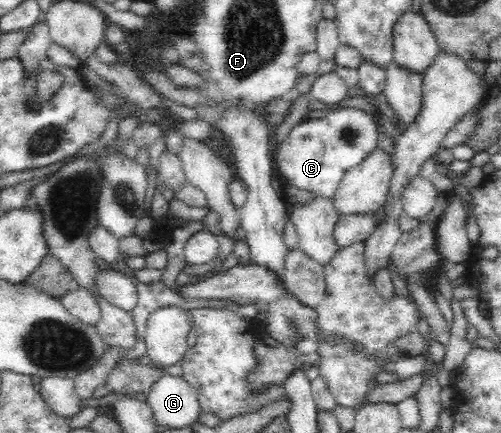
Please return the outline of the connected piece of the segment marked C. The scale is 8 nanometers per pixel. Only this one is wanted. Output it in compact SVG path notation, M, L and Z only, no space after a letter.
M343 107L335 111L328 111L323 119L306 118L303 122L295 125L291 133L285 137L285 141L273 144L273 156L275 172L281 173L288 184L310 191L317 198L332 200L336 197L336 191L339 189L340 181L343 176L354 165L371 153L373 149L378 148L377 125L371 115L351 107Z

